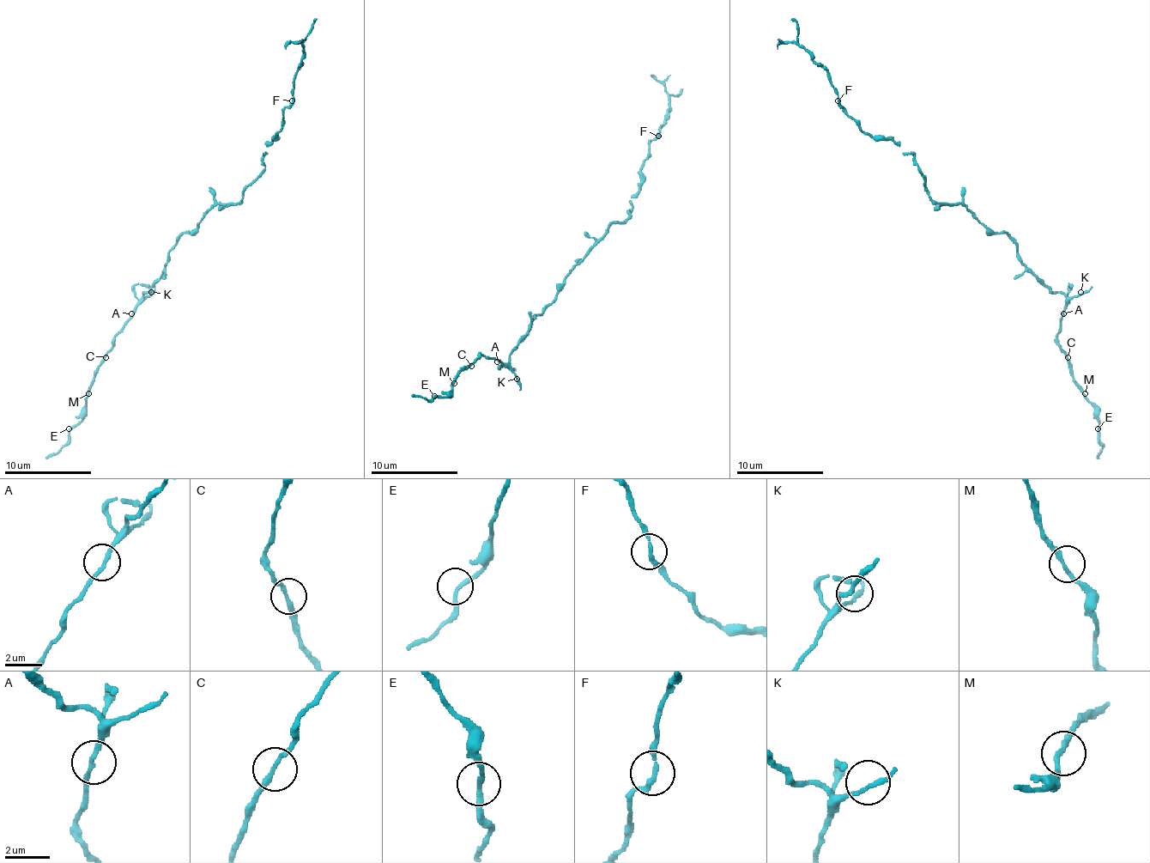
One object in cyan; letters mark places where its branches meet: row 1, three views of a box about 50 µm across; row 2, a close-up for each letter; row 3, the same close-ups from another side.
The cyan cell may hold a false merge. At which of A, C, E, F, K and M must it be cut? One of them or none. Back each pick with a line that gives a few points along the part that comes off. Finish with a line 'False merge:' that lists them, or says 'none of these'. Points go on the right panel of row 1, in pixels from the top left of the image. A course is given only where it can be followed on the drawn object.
F: (838, 101), (830, 75), (799, 43), (797, 23), (790, 19)
False merge: F

